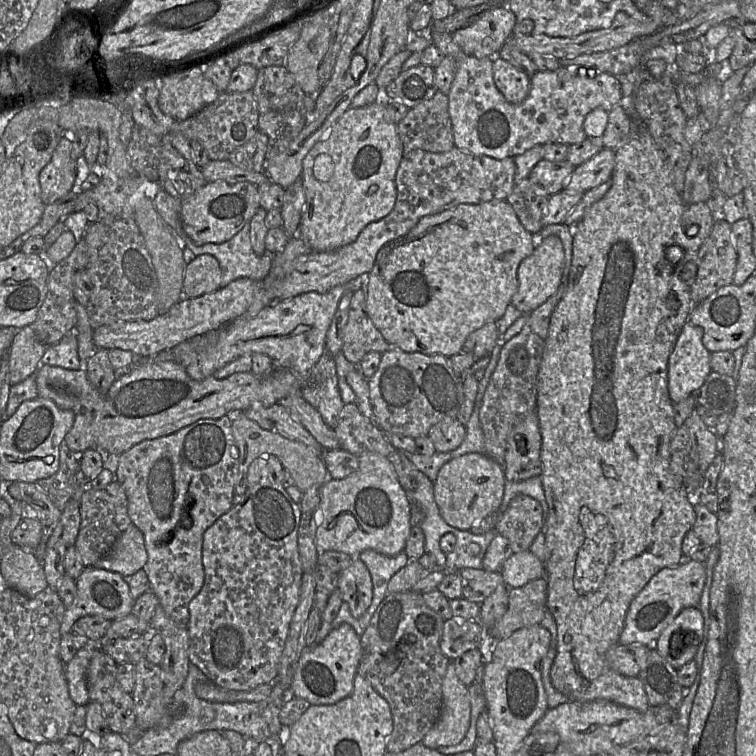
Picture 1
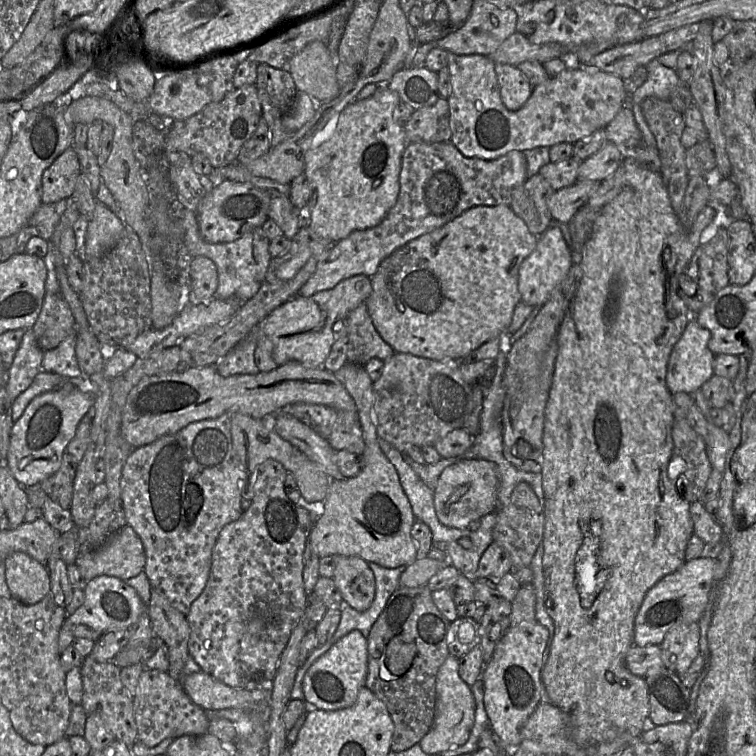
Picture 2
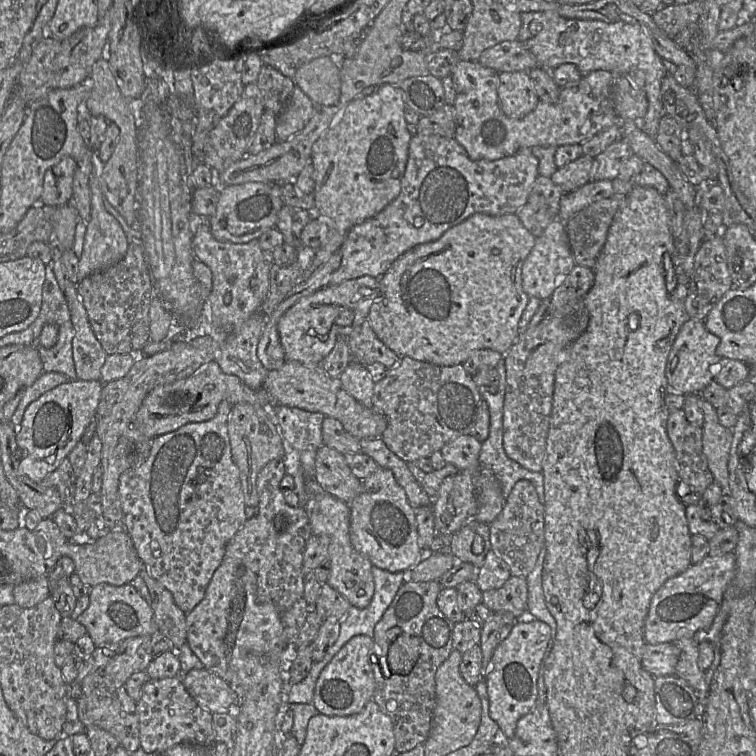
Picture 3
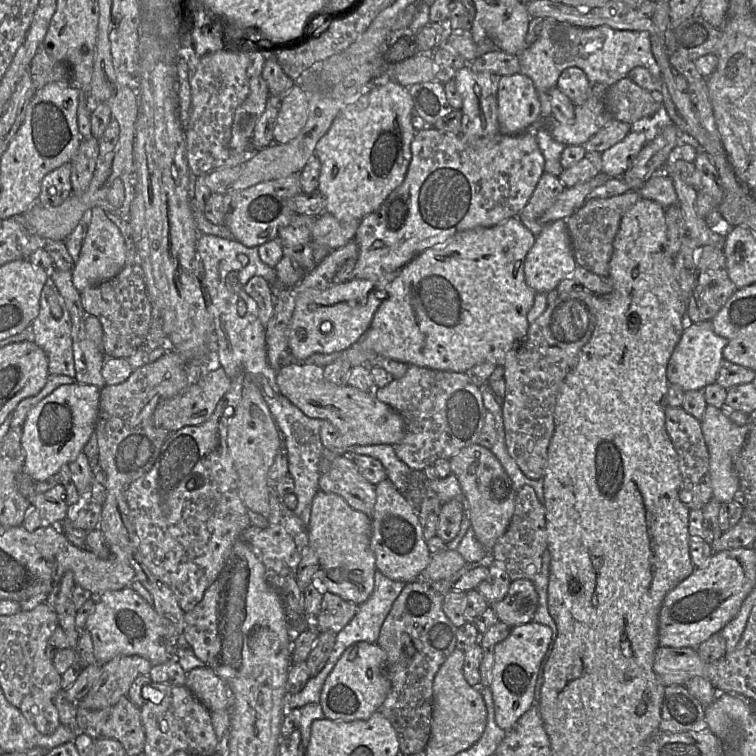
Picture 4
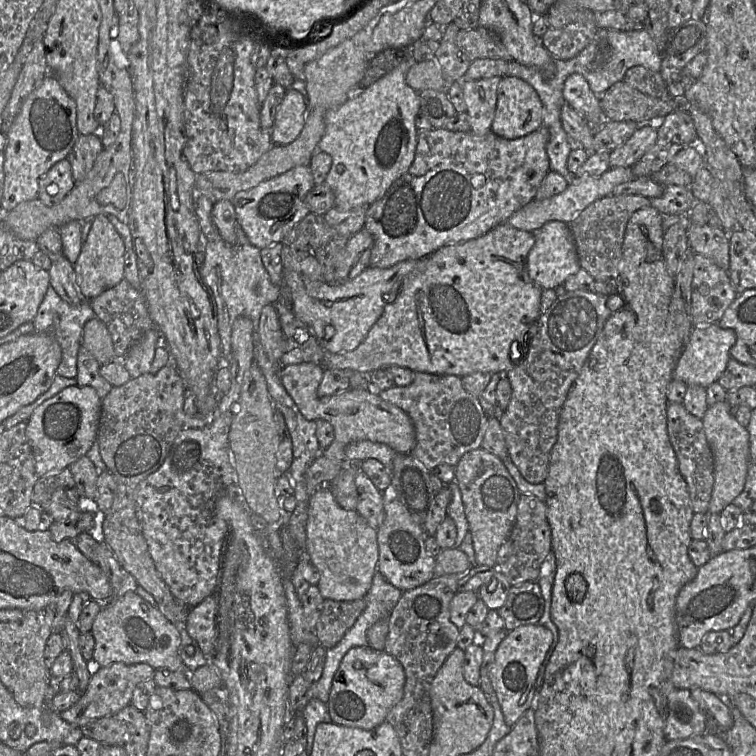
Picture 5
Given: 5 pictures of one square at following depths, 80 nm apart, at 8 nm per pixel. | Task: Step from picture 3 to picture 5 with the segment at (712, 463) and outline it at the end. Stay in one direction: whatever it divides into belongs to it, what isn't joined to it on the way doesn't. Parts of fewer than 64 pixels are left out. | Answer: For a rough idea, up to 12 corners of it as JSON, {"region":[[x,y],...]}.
{"region":[[727,400],[701,419],[713,454],[708,513],[742,492],[750,466],[747,428]]}

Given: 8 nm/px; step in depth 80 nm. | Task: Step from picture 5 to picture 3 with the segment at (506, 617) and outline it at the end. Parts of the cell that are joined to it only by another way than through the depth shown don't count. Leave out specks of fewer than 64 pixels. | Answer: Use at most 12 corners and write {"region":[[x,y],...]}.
{"region":[[511,576],[502,587],[482,594],[492,612],[527,614],[528,586]]}

